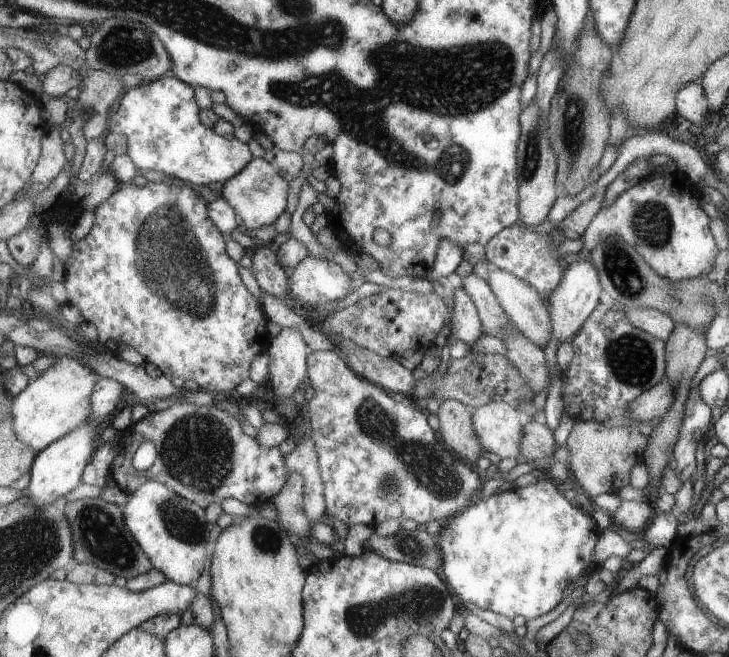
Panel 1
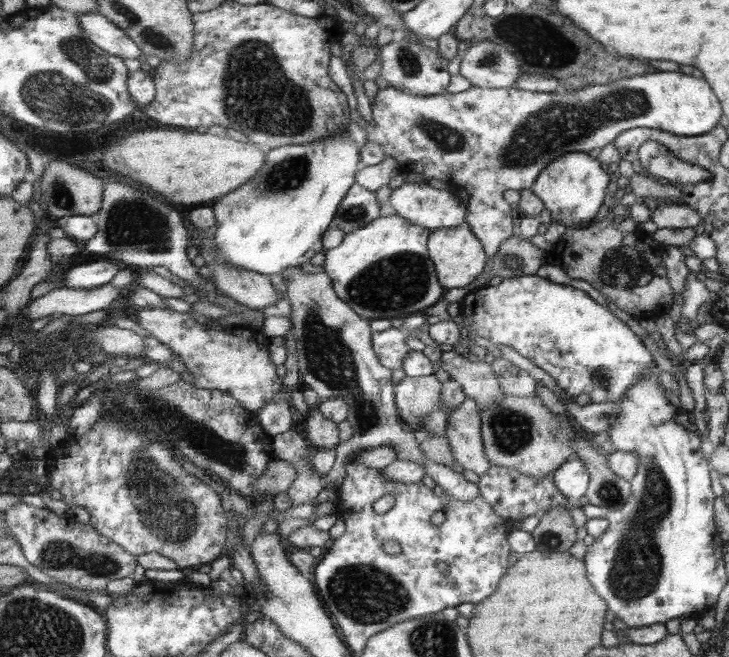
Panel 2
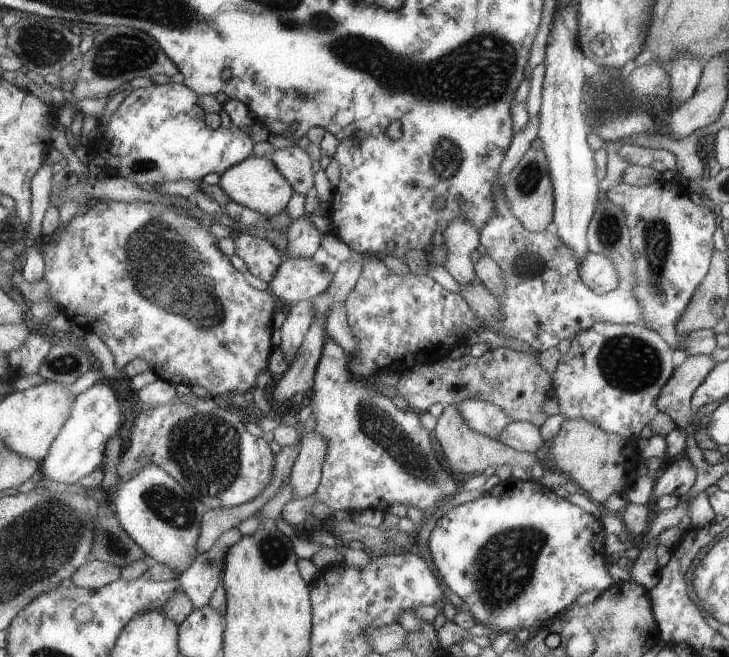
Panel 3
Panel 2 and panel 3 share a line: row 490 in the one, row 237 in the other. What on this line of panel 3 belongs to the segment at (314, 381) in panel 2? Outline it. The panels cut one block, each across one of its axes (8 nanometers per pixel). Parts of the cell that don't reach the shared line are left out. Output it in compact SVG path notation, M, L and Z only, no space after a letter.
M455 218L447 230L445 230L445 244L447 244L447 272L459 282L459 286L467 286L477 278L475 264L473 264L473 252L481 248L481 234L479 230L465 218Z

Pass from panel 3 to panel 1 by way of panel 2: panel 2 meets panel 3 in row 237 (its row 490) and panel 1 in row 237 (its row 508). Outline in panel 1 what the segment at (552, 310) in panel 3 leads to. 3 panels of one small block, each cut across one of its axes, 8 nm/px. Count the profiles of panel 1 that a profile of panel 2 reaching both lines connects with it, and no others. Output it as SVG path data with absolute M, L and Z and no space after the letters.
M517 222L505 230L501 230L489 244L487 244L487 262L495 264L497 268L507 270L509 274L515 274L517 278L529 282L533 288L537 288L537 292L543 296L545 306L549 306L549 298L551 294L559 288L563 274L567 270L567 260L569 264L573 264L577 260L577 254L585 248L583 240L563 240L561 244L557 244L557 240L553 240L551 234L539 234L535 232L535 228L523 228L523 222Z

